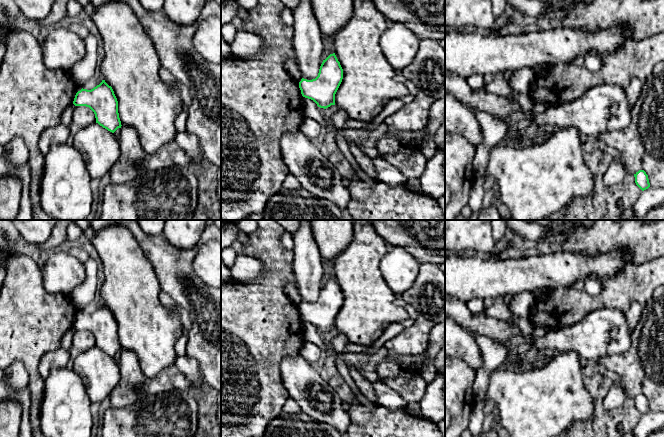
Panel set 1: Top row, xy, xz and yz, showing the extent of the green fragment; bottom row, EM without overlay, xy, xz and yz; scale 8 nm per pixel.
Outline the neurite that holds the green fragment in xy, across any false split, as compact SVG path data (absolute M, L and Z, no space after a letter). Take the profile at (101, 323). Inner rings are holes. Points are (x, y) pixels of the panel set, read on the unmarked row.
M105 304L91 314L82 312L76 317L73 328L89 331L95 338L96 347L112 357L122 350L117 322Z

